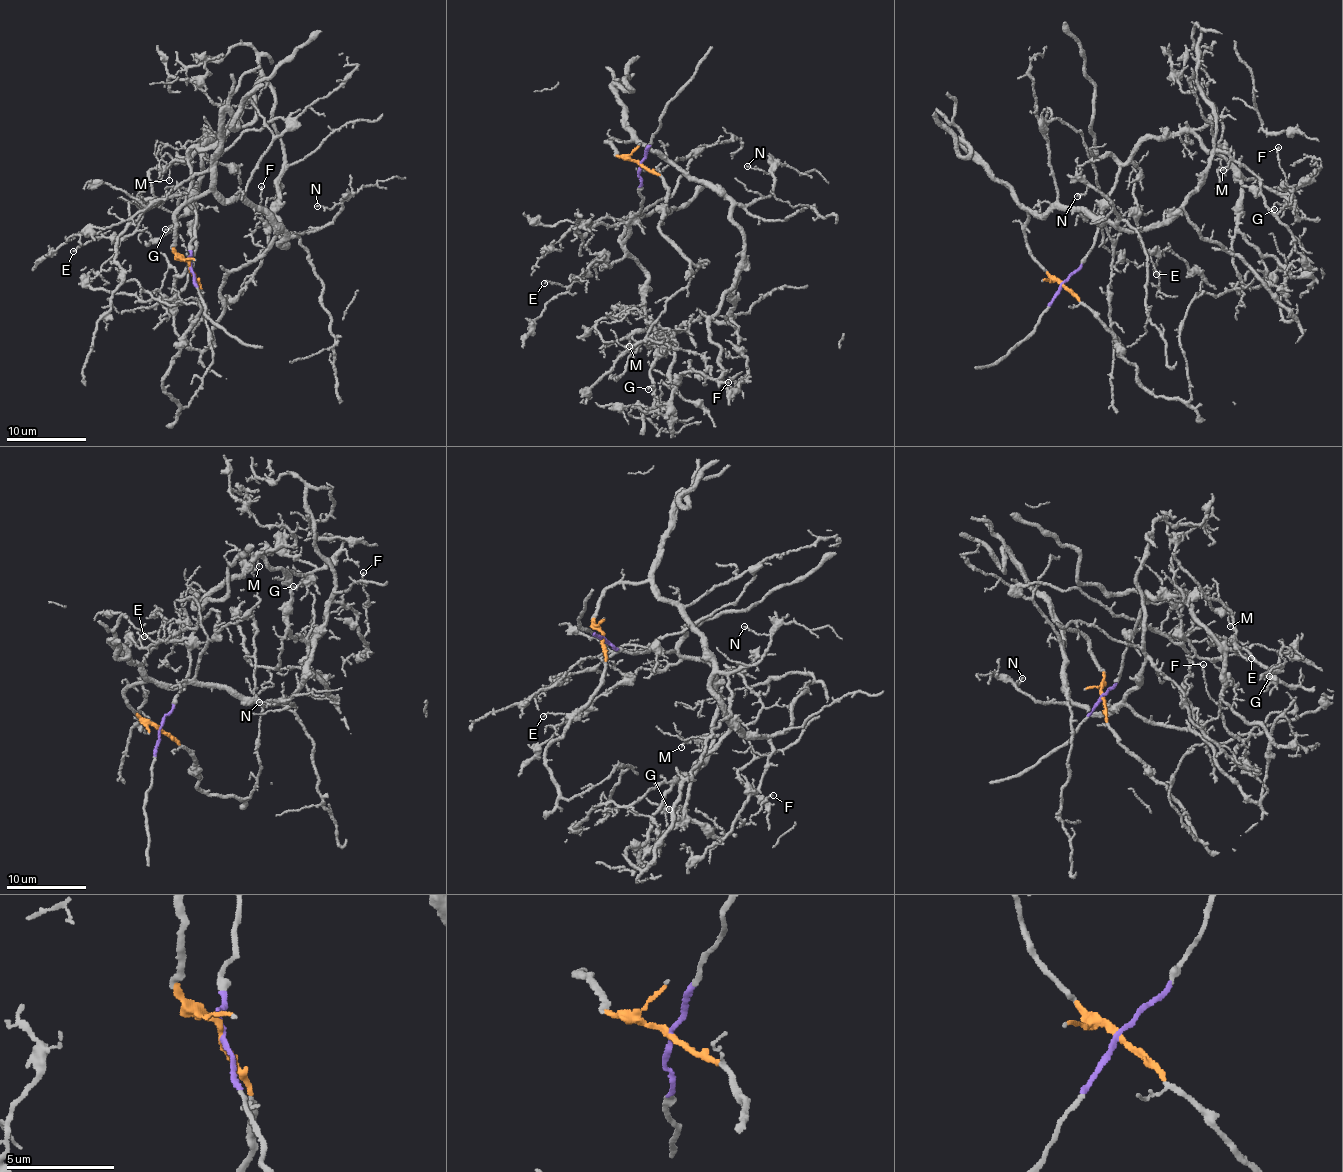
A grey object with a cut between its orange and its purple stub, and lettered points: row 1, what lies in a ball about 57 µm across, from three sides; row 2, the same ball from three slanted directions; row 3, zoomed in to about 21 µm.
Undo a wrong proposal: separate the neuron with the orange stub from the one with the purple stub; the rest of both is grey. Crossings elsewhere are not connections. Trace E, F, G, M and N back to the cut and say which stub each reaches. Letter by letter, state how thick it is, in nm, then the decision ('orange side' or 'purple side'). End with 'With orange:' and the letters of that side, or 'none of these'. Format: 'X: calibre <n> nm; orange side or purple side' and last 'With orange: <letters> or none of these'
E: calibre 110 nm; purple side
F: calibre 110 nm; orange side
G: calibre 90 nm; purple side
M: calibre 110 nm; purple side
N: calibre 100 nm; orange side
With orange: F, N

